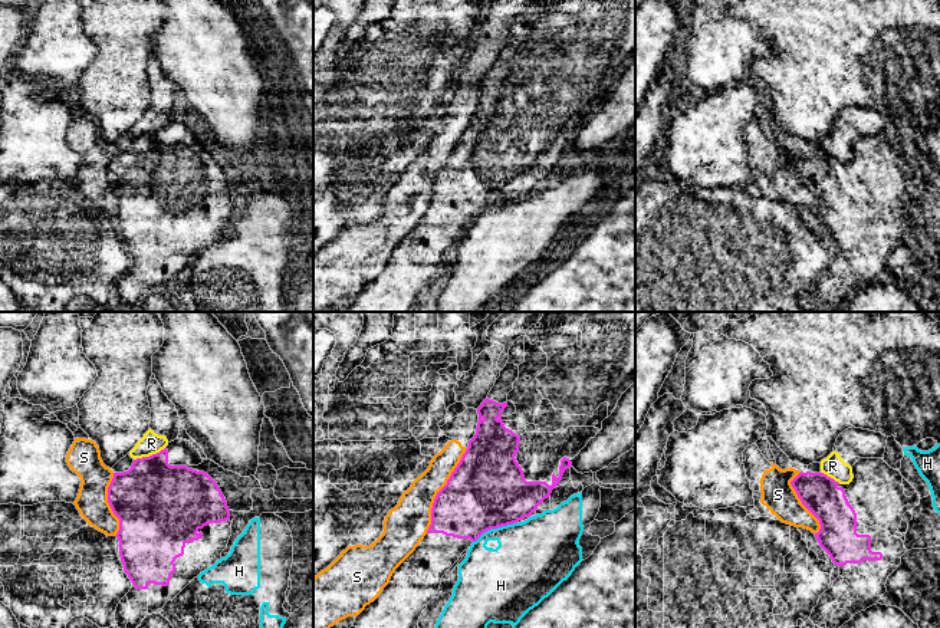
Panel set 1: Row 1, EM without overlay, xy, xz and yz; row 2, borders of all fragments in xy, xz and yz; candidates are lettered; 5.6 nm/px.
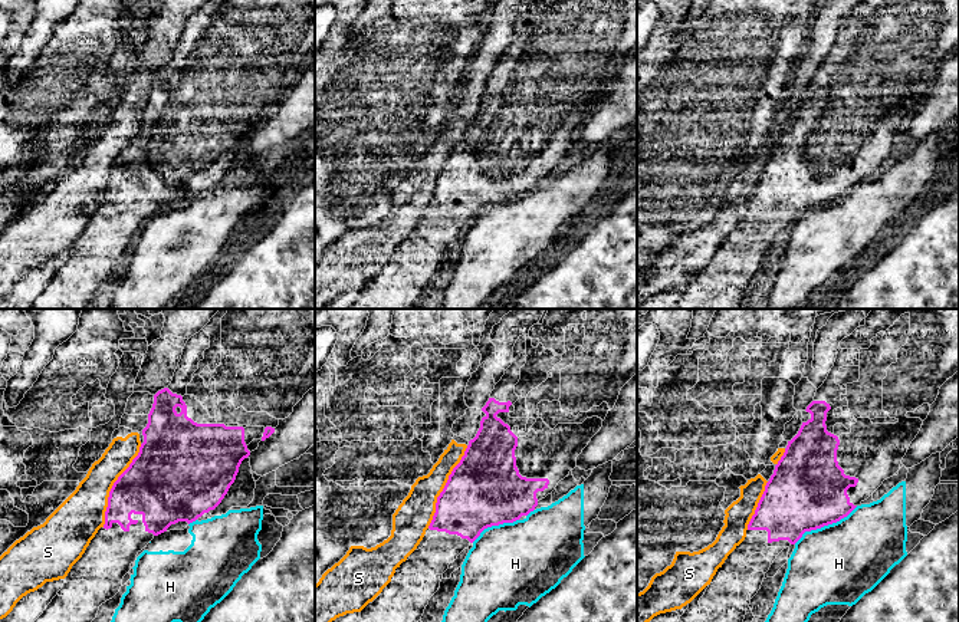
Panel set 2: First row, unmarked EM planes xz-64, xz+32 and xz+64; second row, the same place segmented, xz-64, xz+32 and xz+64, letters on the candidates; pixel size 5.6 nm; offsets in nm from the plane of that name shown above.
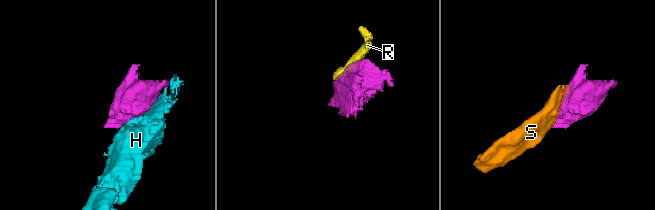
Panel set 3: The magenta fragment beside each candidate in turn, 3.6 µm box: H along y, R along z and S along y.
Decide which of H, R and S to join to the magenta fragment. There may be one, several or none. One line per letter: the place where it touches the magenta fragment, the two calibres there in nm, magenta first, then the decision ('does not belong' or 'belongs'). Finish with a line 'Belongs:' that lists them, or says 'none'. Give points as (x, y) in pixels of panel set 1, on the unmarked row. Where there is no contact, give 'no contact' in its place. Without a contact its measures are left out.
H: meets magenta in xz at (495, 206); 440 nm thick on the magenta side, 380 nm on the other; does not belong
R: meets magenta in xy at (150, 134); 440 nm thick on the magenta side, 120 nm on the other; does not belong
S: meets magenta in xz at (440, 168); 420 nm thick on the magenta side, 220 nm on the other; does not belong
Belongs: none

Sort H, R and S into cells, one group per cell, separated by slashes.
H / R / S

